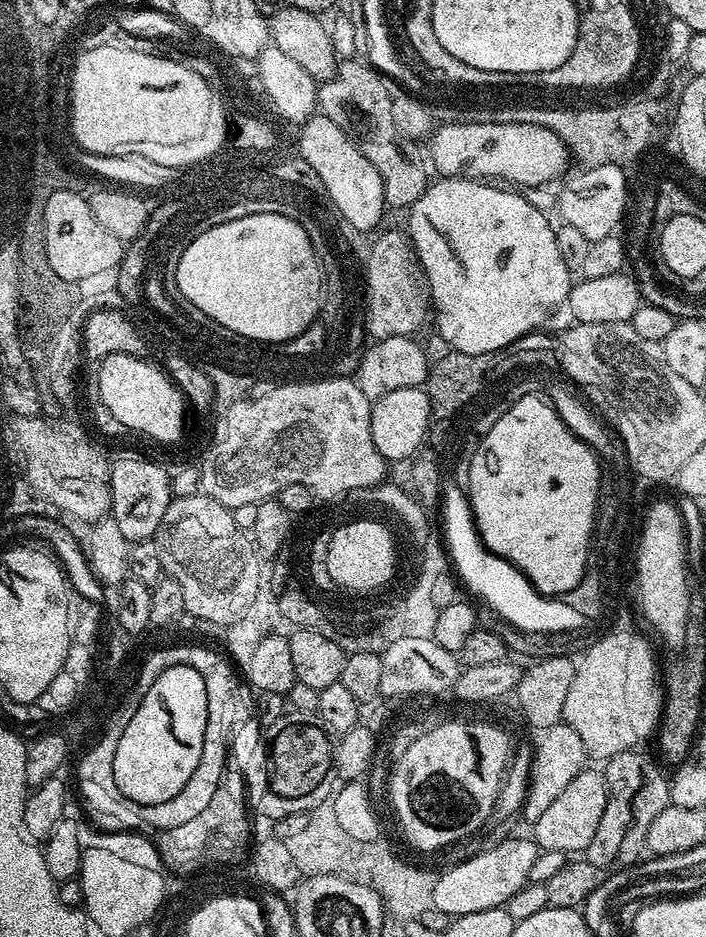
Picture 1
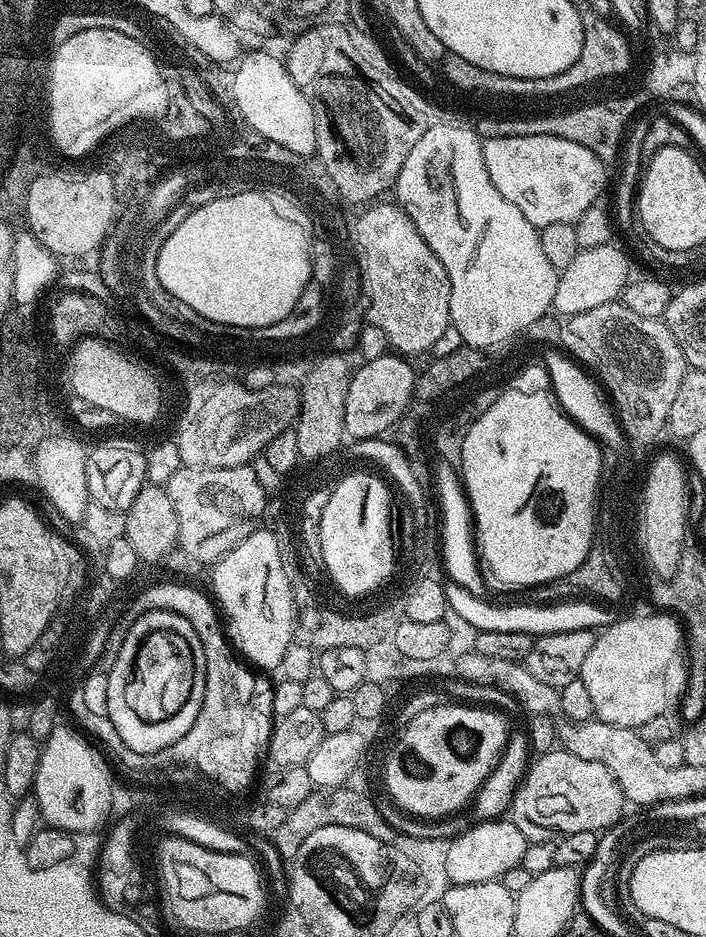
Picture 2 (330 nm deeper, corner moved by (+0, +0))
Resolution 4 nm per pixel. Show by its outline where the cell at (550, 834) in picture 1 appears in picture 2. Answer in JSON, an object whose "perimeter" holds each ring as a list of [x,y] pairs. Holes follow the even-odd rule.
{"perimeter":[[[553,750],[537,755],[531,761],[512,800],[510,819],[525,838],[535,842],[578,834],[578,830],[600,834],[618,823],[625,812],[622,790],[614,774],[610,774],[602,762],[586,762],[586,758]]]}

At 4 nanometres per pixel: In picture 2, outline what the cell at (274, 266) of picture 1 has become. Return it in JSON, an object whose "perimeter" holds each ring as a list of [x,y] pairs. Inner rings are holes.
{"perimeter":[[[262,192],[238,193],[233,197],[218,198],[212,202],[207,202],[201,208],[194,209],[188,217],[164,242],[160,253],[157,256],[156,276],[161,289],[169,292],[180,304],[187,302],[193,308],[199,308],[204,312],[205,317],[214,322],[225,324],[226,326],[246,326],[247,328],[261,328],[282,322],[294,310],[302,290],[308,284],[312,276],[311,254],[308,252],[308,240],[302,237],[299,230],[299,223],[292,221],[290,217],[283,216],[274,205],[271,204],[269,197]]]}

